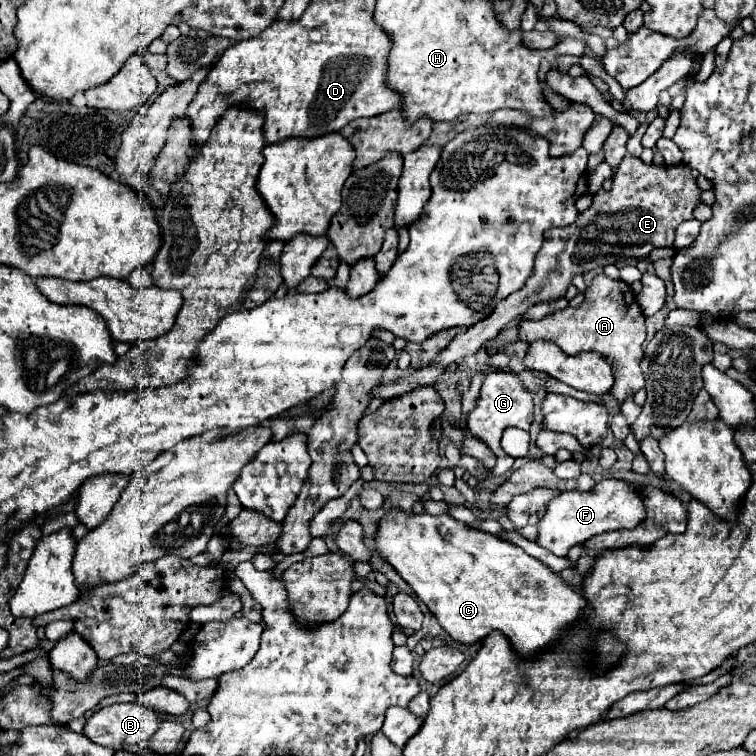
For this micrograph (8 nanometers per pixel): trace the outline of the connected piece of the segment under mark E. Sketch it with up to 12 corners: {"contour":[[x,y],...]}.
{"contour":[[625,156],[609,192],[545,232],[533,276],[431,364],[373,388],[437,384],[579,272],[673,248],[701,190],[685,164]]}

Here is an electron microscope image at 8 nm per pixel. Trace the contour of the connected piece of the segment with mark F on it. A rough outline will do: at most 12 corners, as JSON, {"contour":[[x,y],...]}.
{"contour":[[603,478],[561,492],[539,520],[555,556],[645,518],[635,486]]}

